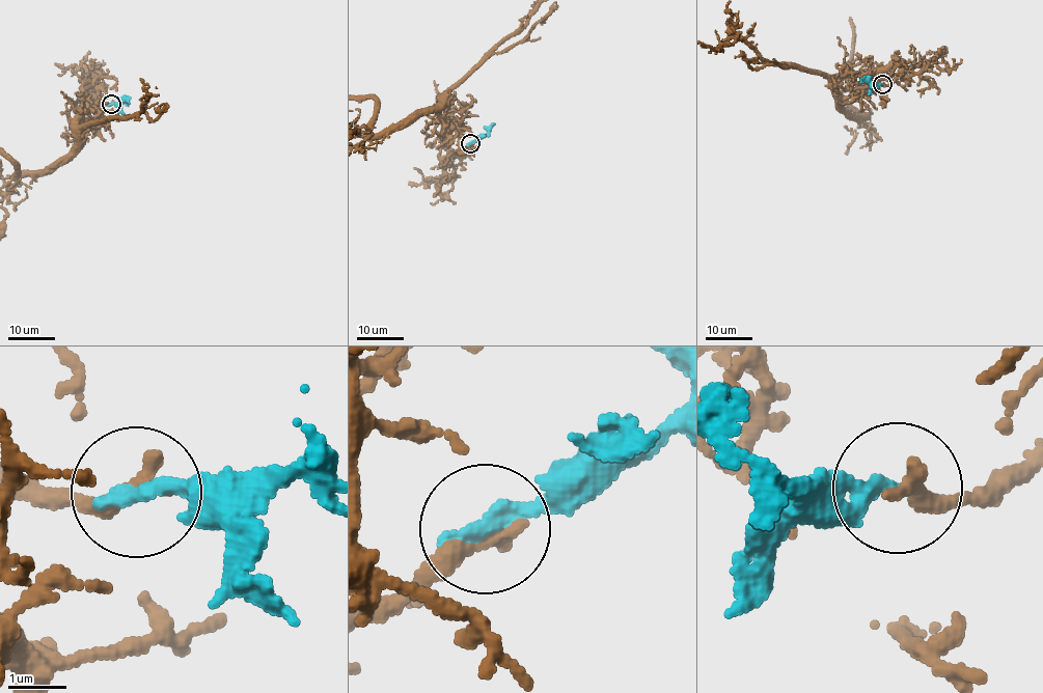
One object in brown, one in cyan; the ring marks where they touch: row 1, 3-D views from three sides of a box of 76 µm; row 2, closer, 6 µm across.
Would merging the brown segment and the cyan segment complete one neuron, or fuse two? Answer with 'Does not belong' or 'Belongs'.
Does not belong

